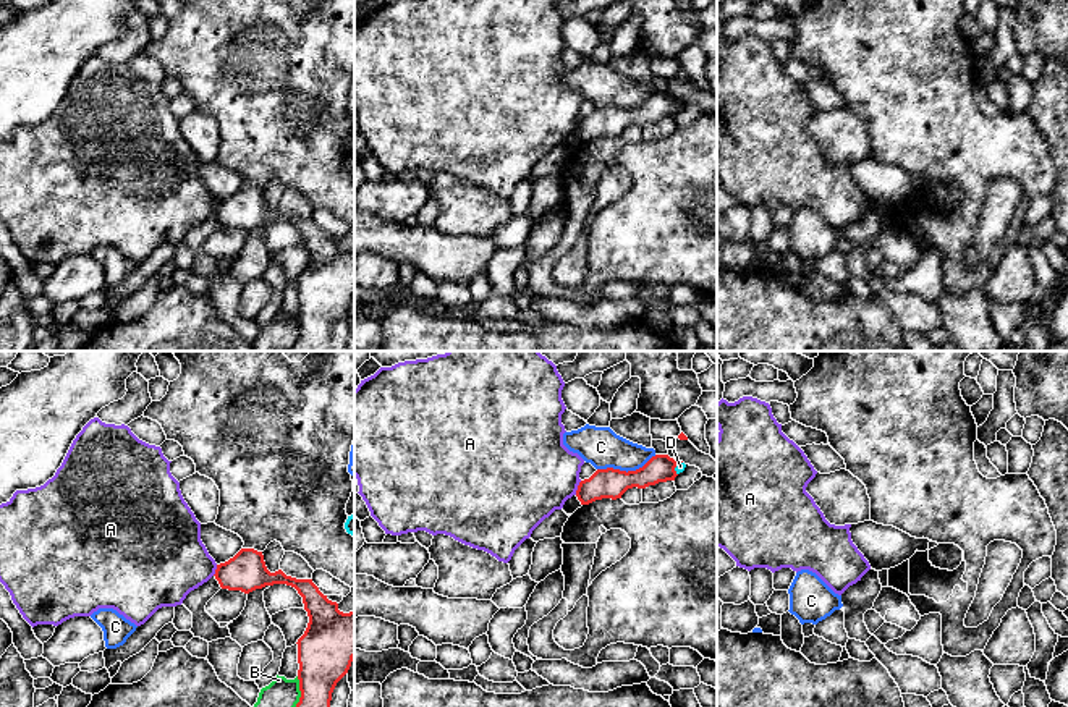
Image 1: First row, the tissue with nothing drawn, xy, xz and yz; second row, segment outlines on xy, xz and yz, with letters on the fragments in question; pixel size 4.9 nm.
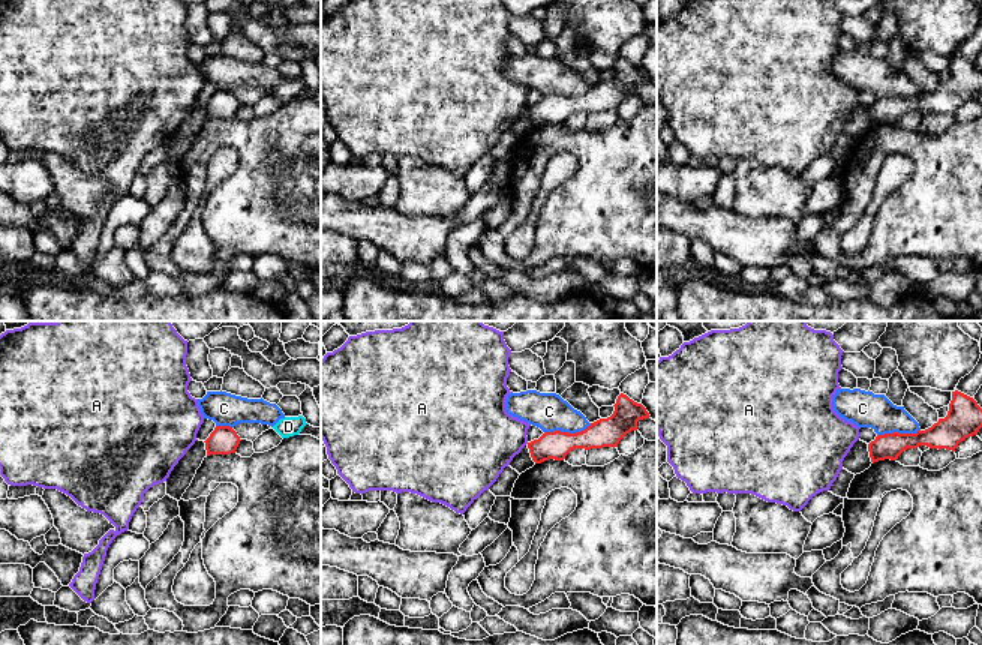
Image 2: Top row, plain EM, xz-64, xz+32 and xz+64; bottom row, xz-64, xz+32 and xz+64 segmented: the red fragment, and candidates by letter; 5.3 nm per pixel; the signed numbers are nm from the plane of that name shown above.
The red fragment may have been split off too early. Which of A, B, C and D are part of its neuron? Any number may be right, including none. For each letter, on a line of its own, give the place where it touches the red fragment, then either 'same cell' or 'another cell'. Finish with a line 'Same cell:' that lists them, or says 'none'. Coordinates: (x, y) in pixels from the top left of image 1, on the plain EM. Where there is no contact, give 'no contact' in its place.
A: xz (578, 125) | another cell
B: xy (301, 332) | another cell
C: xz (625, 109) | another cell
D: xz (675, 104) | another cell
Same cell: none

